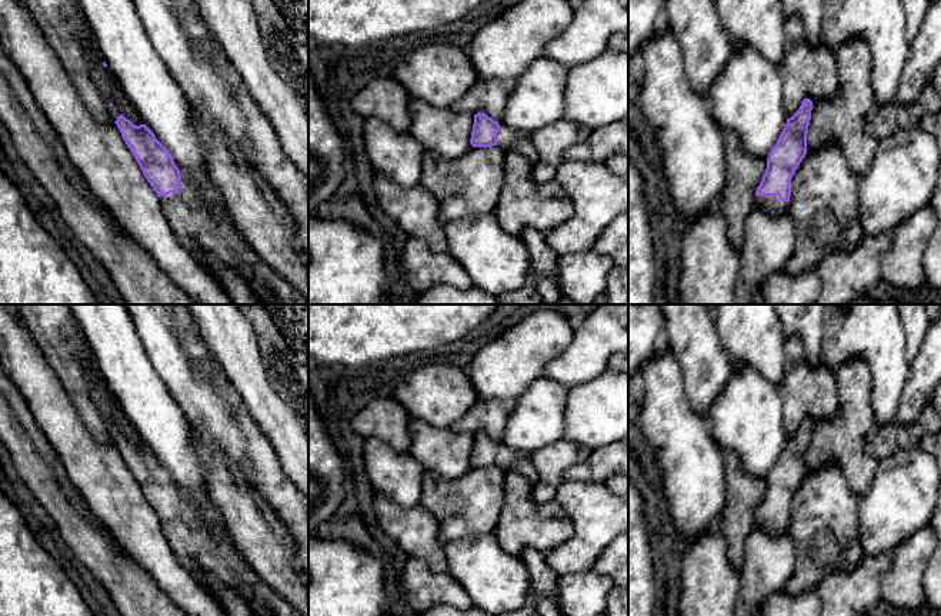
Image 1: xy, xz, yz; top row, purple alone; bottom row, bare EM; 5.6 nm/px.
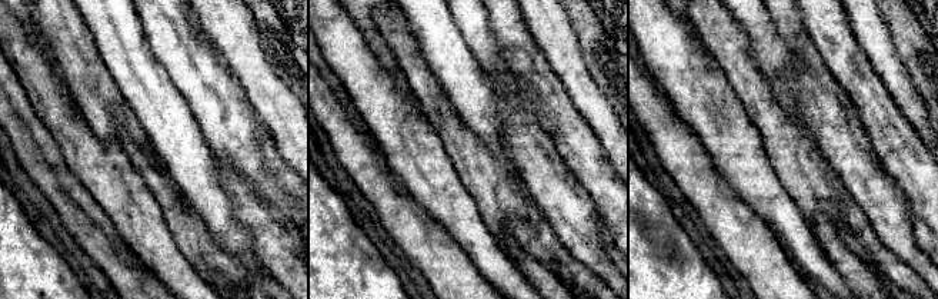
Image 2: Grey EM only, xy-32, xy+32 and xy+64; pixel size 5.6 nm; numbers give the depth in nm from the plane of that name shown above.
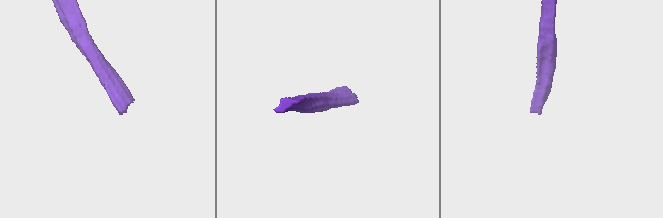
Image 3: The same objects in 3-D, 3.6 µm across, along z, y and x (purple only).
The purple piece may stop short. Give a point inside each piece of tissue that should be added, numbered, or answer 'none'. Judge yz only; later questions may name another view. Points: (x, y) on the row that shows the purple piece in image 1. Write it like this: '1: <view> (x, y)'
1: yz (773, 205)

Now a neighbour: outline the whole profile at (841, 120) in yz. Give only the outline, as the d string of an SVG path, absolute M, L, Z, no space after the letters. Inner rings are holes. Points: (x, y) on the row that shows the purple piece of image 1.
M852 37L837 50L837 61L838 84L834 96L812 101L805 156L827 144L837 144L860 179L870 169L878 144L867 131L875 104L870 47L862 39Z

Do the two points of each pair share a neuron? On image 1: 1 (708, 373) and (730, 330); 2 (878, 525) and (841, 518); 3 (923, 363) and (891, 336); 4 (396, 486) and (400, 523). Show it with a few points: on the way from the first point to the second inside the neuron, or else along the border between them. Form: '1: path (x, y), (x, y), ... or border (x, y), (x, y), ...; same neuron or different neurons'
1: border (716, 319), (721, 348), (728, 356), (733, 369); different neurons
2: border (857, 499), (858, 540), (864, 555); different neurons
3: border (910, 365), (907, 383), (900, 396); different neurons
4: border (377, 490), (403, 508), (417, 506); different neurons

